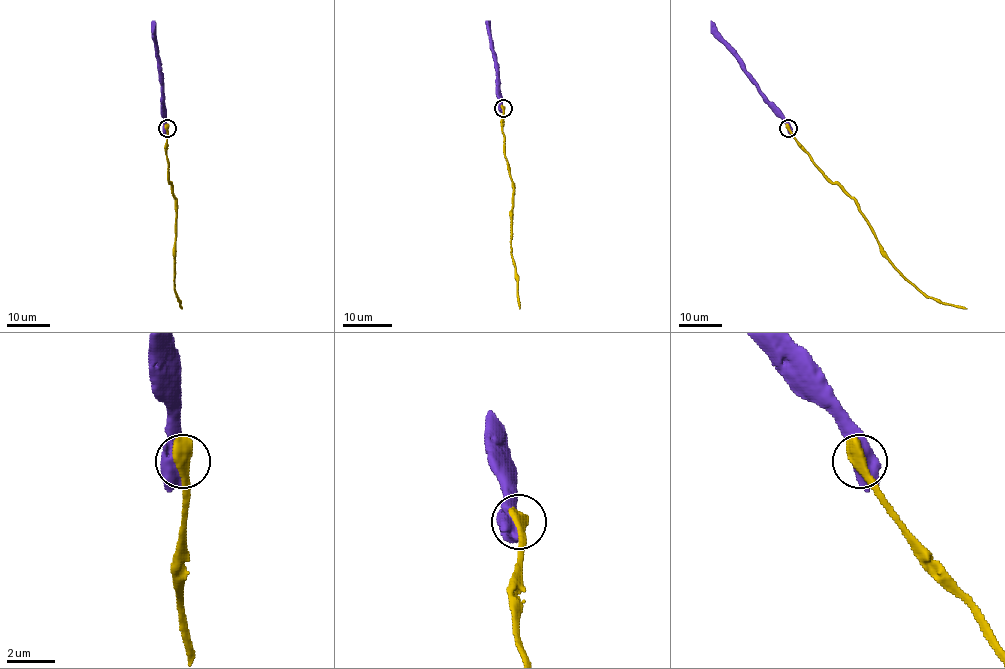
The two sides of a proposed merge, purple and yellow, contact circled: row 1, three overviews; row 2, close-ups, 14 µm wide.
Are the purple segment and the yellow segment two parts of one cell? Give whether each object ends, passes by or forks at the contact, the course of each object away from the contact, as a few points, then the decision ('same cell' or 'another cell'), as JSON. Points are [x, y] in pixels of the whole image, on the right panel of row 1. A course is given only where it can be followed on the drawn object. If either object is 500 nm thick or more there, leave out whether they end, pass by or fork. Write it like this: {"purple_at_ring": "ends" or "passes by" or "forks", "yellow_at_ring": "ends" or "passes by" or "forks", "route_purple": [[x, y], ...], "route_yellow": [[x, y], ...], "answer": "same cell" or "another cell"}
{"route_purple": [[788, 128], [786, 119], [767, 101], [738, 54], [711, 20]], "route_yellow": [[788, 128], [811, 160], [854, 199], [881, 252], [907, 279], [930, 297], [967, 309]], "answer": "another cell"}

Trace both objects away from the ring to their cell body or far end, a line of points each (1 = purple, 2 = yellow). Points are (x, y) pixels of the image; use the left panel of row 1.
1: (166, 128), (163, 73), (155, 23), (152, 20)
2: (166, 128), (168, 181), (176, 211), (174, 289), (181, 309)

